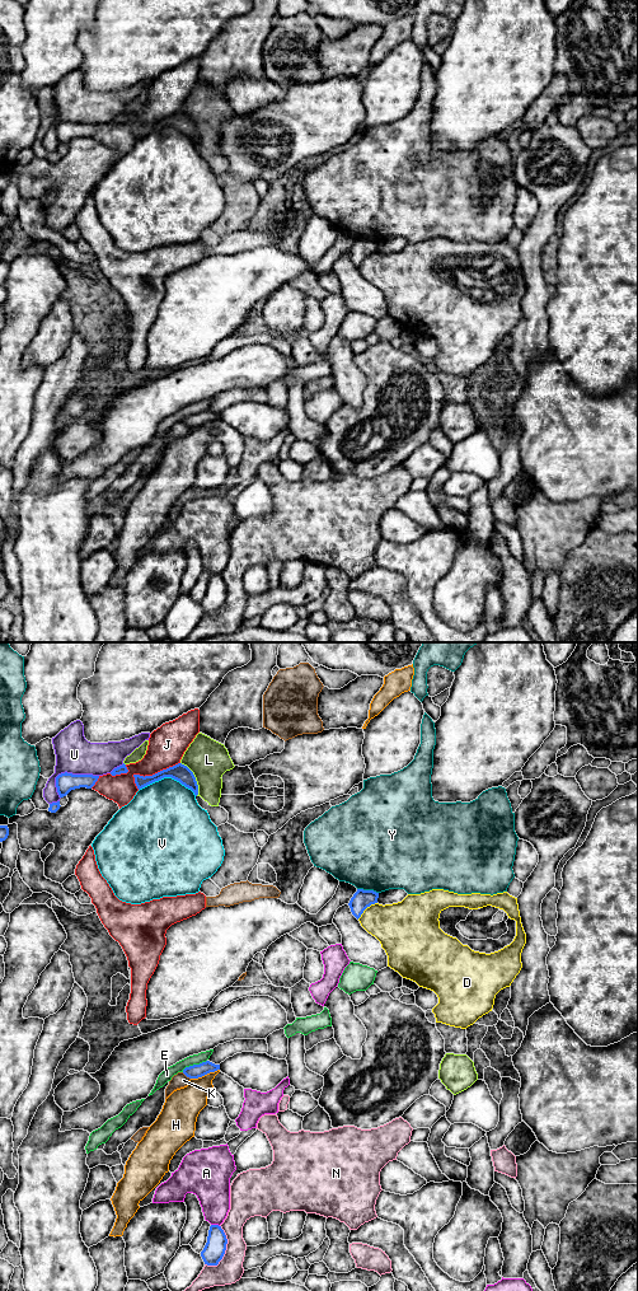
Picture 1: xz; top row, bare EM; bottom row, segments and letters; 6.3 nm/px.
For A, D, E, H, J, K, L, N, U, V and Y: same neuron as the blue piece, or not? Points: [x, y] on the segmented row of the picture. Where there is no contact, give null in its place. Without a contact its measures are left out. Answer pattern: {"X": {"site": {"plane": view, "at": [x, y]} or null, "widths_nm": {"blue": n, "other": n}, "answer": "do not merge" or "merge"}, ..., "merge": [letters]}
{"A": {"site": {"plane": "xz", "at": [215, 1225]}, "widths_nm": {"blue": 140, "other": 240}, "answer": "do not merge"}, "D": {"site": {"plane": "xz", "at": [366, 907]}, "widths_nm": {"blue": 120, "other": 320}, "answer": "do not merge"}, "E": {"site": {"plane": "xz", "at": [193, 1065]}, "widths_nm": {"blue": 90, "other": 70}, "answer": "do not merge"}, "H": {"site": {"plane": "xz", "at": [205, 1074]}, "widths_nm": {"blue": 90, "other": 220}, "answer": "do not merge"}, "J": {"site": {"plane": "xz", "at": [150, 776]}, "widths_nm": {"blue": 110, "other": 240}, "answer": "do not merge"}, "K": {"site": {"plane": "xz", "at": [186, 1075]}, "widths_nm": {"blue": 90, "other": 90}, "answer": "do not merge"}, "L": {"site": {"plane": "xz", "at": [195, 779]}, "widths_nm": {"blue": 110, "other": 260}, "answer": "do not merge"}, "N": {"site": {"plane": "xz", "at": [225, 1249]}, "widths_nm": {"blue": 140, "other": 160}, "answer": "do not merge"}, "U": {"site": {"plane": "xz", "at": [70, 773]}, "widths_nm": {"blue": 120, "other": 240}, "answer": "do not merge"}, "V": {"site": {"plane": "xz", "at": [168, 776]}, "widths_nm": {"blue": 110, "other": 440}, "answer": "do not merge"}, "Y": {"site": {"plane": "xz", "at": [367, 890]}, "widths_nm": {"blue": 120, "other": 480}, "answer": "do not merge"}, "merge": []}

